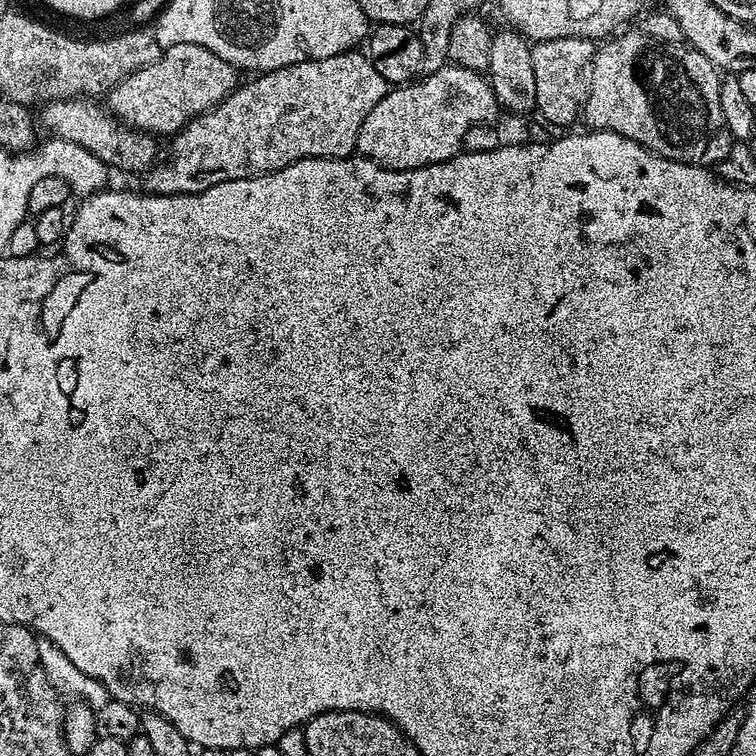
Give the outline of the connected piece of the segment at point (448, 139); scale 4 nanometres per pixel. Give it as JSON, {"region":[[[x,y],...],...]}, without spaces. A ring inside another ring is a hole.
{"region":[[[449,62],[443,68],[427,73],[423,78],[393,87],[387,92],[382,102],[378,102],[378,106],[374,106],[370,114],[366,114],[366,122],[362,122],[362,127],[358,130],[356,152],[363,159],[372,160],[393,172],[446,162],[452,156],[460,155],[467,131],[480,125],[491,125],[496,120],[496,112],[498,113],[498,105],[494,90],[487,79],[479,72],[466,70]]]}

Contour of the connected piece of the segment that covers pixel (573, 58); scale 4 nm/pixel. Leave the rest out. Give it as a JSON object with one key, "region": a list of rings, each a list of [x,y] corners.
{"region":[[[581,36],[554,38],[532,44],[534,82],[538,85],[536,112],[552,124],[572,124],[581,119],[590,87],[590,69],[596,59],[597,45]]]}

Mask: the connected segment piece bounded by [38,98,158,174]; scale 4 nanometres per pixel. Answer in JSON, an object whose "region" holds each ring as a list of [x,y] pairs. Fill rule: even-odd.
{"region":[[[73,98],[70,100],[52,100],[43,105],[38,112],[41,125],[49,128],[53,137],[60,137],[85,147],[96,155],[109,169],[117,168],[120,172],[147,173],[148,169],[157,163],[156,156],[157,137],[139,132],[127,124],[121,124],[115,116],[109,114],[103,107],[100,108],[88,98]]]}

